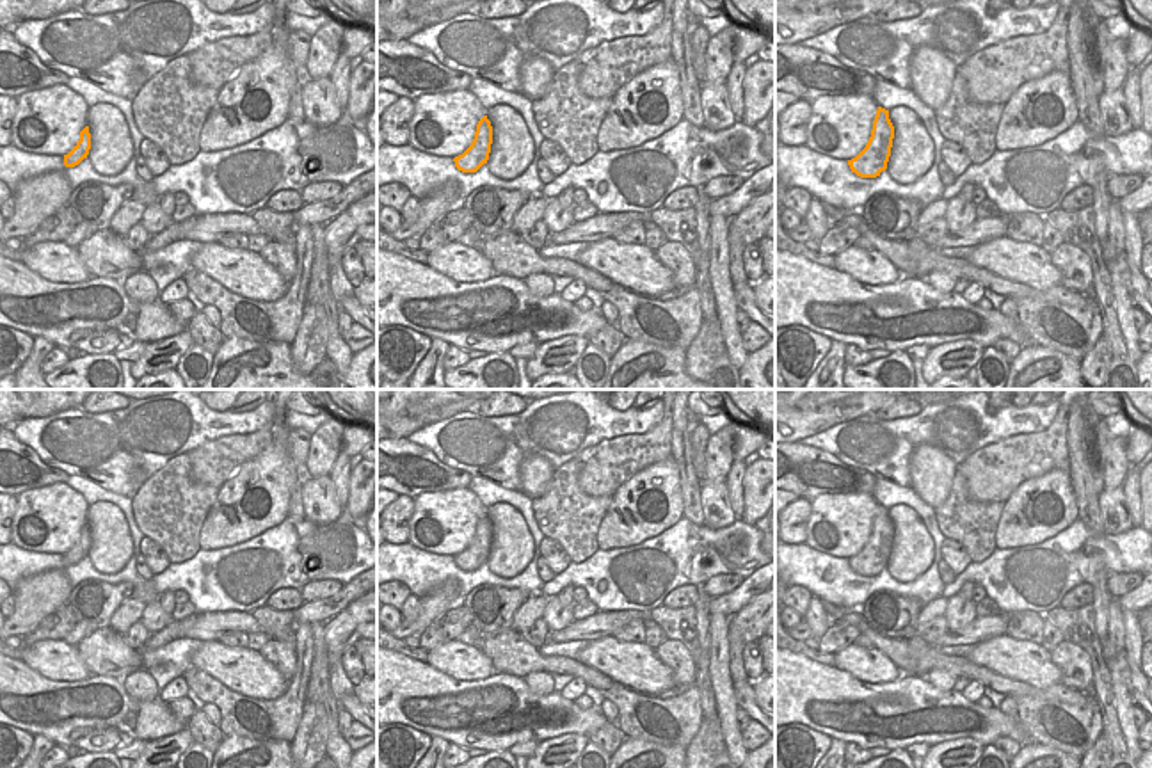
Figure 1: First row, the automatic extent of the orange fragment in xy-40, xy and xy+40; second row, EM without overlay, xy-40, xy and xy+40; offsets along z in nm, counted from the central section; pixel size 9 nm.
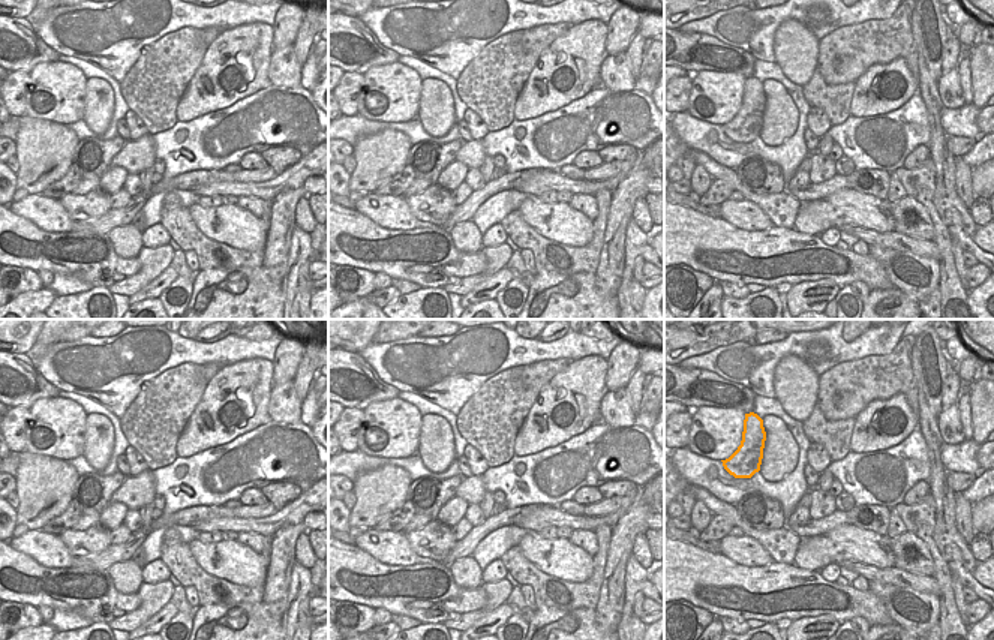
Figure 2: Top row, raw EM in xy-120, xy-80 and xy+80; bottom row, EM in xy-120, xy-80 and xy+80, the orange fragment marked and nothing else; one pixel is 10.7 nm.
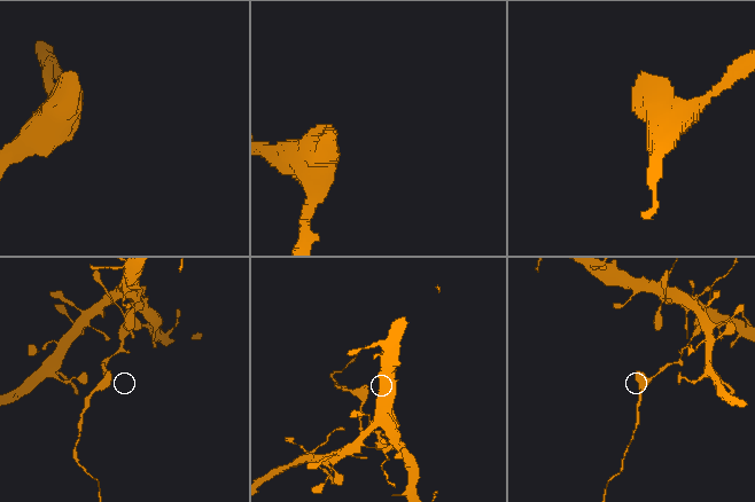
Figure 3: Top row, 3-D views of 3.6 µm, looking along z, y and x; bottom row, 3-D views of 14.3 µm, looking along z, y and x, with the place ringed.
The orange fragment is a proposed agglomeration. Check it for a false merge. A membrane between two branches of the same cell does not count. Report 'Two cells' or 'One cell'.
Two cells.

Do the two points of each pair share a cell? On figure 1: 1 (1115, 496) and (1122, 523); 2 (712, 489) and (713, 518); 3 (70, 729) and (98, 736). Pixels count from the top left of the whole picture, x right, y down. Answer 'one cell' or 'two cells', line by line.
1: one cell
2: one cell
3: one cell

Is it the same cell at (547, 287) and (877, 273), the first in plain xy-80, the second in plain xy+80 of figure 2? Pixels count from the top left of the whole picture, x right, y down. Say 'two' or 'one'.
two

